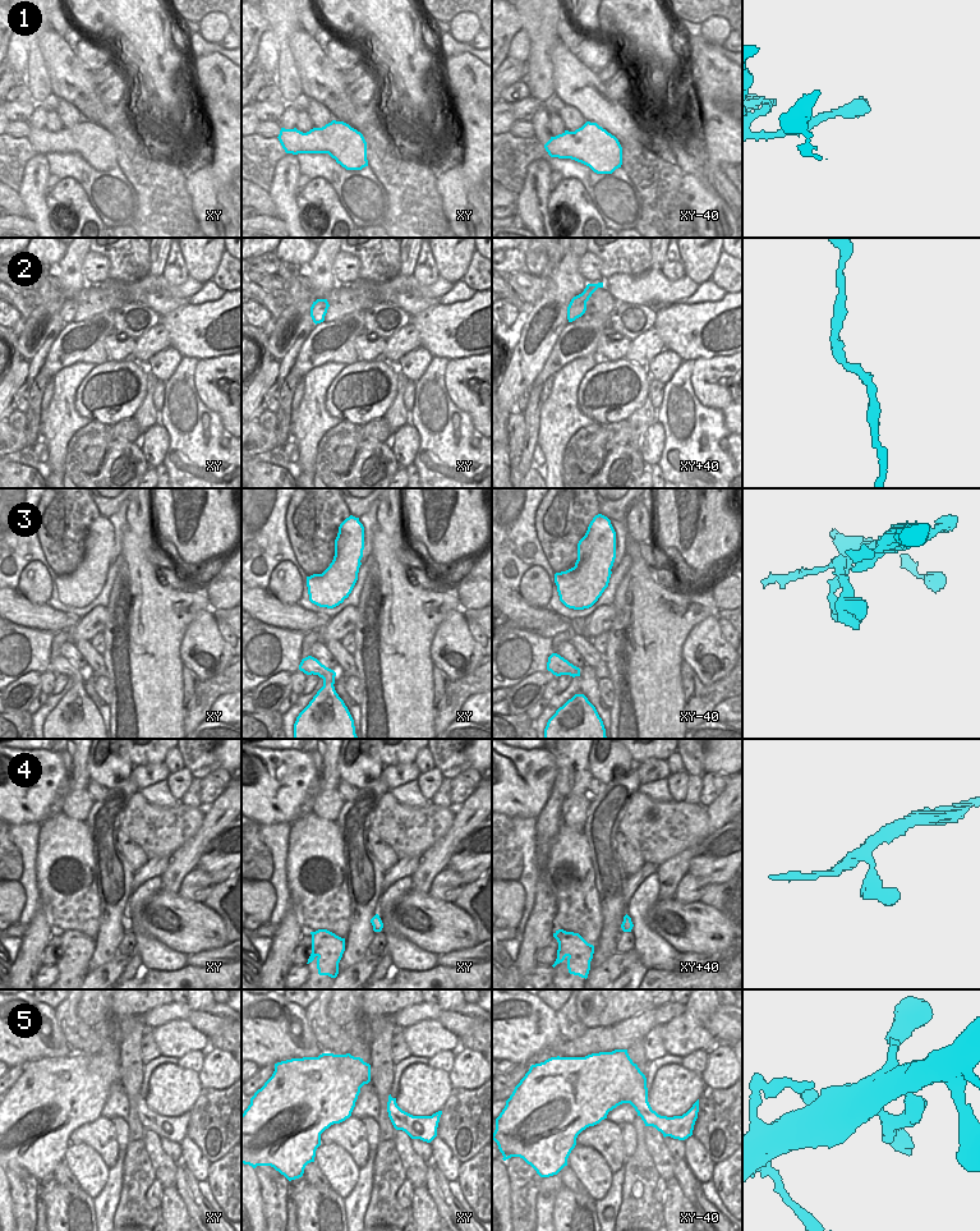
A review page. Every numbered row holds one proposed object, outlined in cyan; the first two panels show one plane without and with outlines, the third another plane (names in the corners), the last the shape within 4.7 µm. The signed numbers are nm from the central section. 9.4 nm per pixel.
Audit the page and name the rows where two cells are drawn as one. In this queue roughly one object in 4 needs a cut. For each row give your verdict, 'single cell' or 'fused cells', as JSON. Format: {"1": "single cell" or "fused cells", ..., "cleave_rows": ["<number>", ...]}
{"1": "single cell", "2": "single cell", "3": "single cell", "4": "single cell", "5": "single cell", "cleave_rows": []}

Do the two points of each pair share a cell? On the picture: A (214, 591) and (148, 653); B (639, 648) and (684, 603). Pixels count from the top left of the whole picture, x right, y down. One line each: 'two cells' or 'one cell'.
A: two cells
B: one cell

